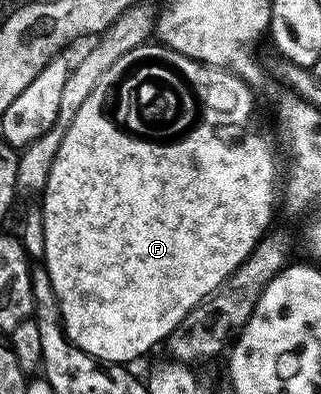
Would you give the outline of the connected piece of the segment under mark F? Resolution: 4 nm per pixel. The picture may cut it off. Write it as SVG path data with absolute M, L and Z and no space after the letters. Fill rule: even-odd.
M164 48L161 56L169 56L169 60L177 60L177 68L185 68L185 76L197 84L197 92L201 92L201 100L205 100L205 128L193 125L193 136L185 136L185 144L173 144L173 148L153 148L153 138L129 140L129 136L121 136L113 124L105 124L101 120L101 96L87 94L87 102L79 106L75 118L71 118L71 126L67 126L67 134L63 134L63 142L59 142L59 150L55 154L55 162L51 162L51 174L45 183L45 190L40 197L39 207L45 231L45 259L43 267L49 272L51 286L55 286L55 294L61 311L64 333L69 342L79 350L91 354L102 364L132 365L132 360L145 356L157 343L168 341L170 334L206 300L217 287L255 250L262 236L270 231L273 220L273 203L279 200L279 172L277 176L277 156L269 145L269 140L257 129L253 121L254 89L250 88L240 76L225 68L211 68L197 60L187 58L170 48Z

